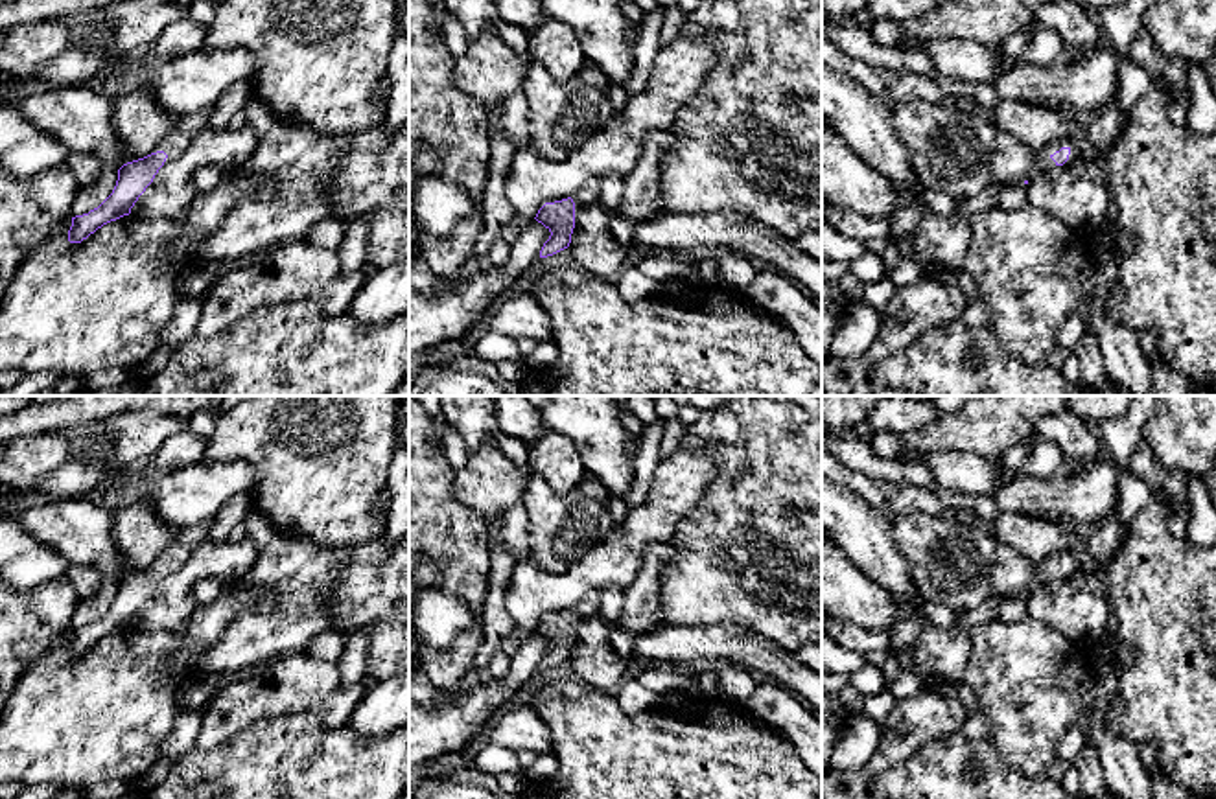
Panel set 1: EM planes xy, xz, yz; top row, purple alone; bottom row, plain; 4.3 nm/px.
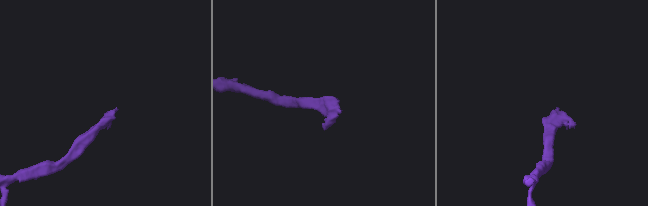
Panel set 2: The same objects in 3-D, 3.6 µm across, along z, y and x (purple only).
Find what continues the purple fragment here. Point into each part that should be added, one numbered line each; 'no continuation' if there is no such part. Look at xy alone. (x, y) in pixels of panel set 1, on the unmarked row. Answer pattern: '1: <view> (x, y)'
1: xy (175, 555)

